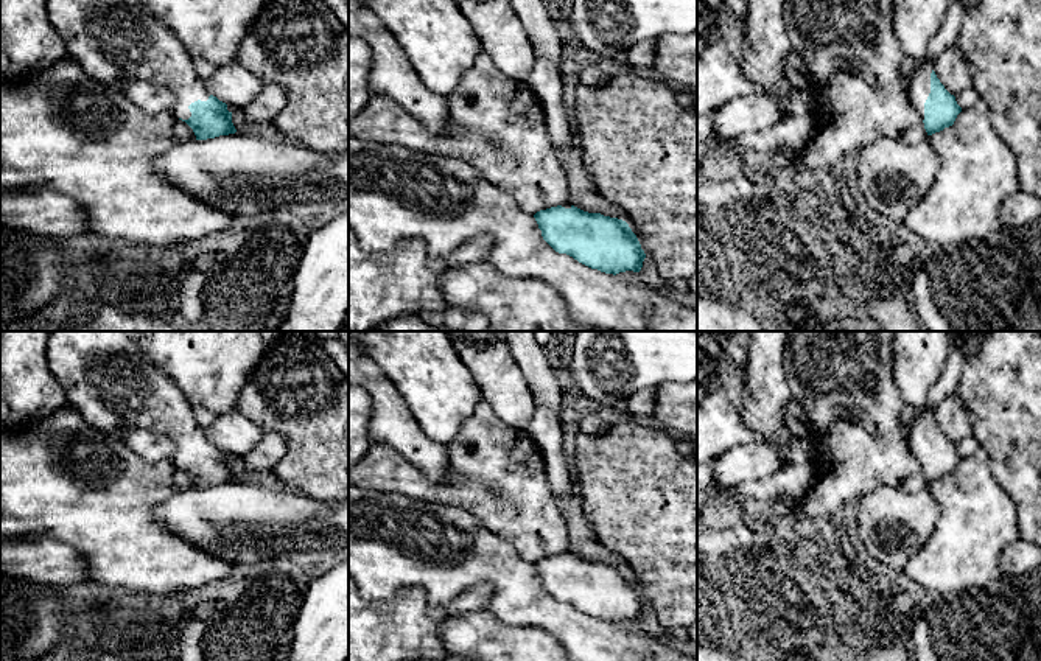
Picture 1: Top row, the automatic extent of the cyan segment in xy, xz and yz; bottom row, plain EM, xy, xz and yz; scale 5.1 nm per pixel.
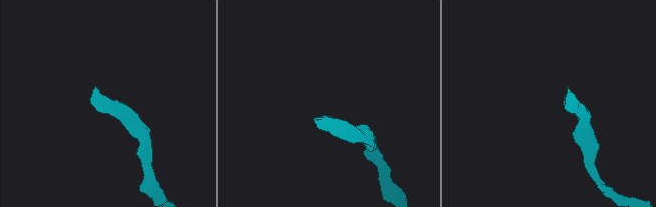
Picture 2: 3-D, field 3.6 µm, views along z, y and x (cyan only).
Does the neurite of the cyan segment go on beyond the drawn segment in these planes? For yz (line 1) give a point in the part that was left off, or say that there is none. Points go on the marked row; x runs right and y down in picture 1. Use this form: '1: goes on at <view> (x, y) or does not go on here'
1: goes on at yz (920, 84)

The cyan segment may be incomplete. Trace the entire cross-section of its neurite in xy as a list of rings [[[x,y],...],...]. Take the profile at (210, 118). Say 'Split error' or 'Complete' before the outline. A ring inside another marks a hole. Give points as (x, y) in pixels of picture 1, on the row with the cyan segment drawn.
Split error. [[[47,0],[48,19],[62,37],[68,58],[93,81],[121,90],[131,79],[168,87],[176,95],[174,114],[195,132],[196,140],[235,134],[227,104],[210,95],[195,70],[191,56],[170,30],[138,0]]]

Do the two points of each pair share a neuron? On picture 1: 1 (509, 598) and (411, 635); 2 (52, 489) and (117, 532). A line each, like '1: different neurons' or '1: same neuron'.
1: different neurons
2: same neuron

